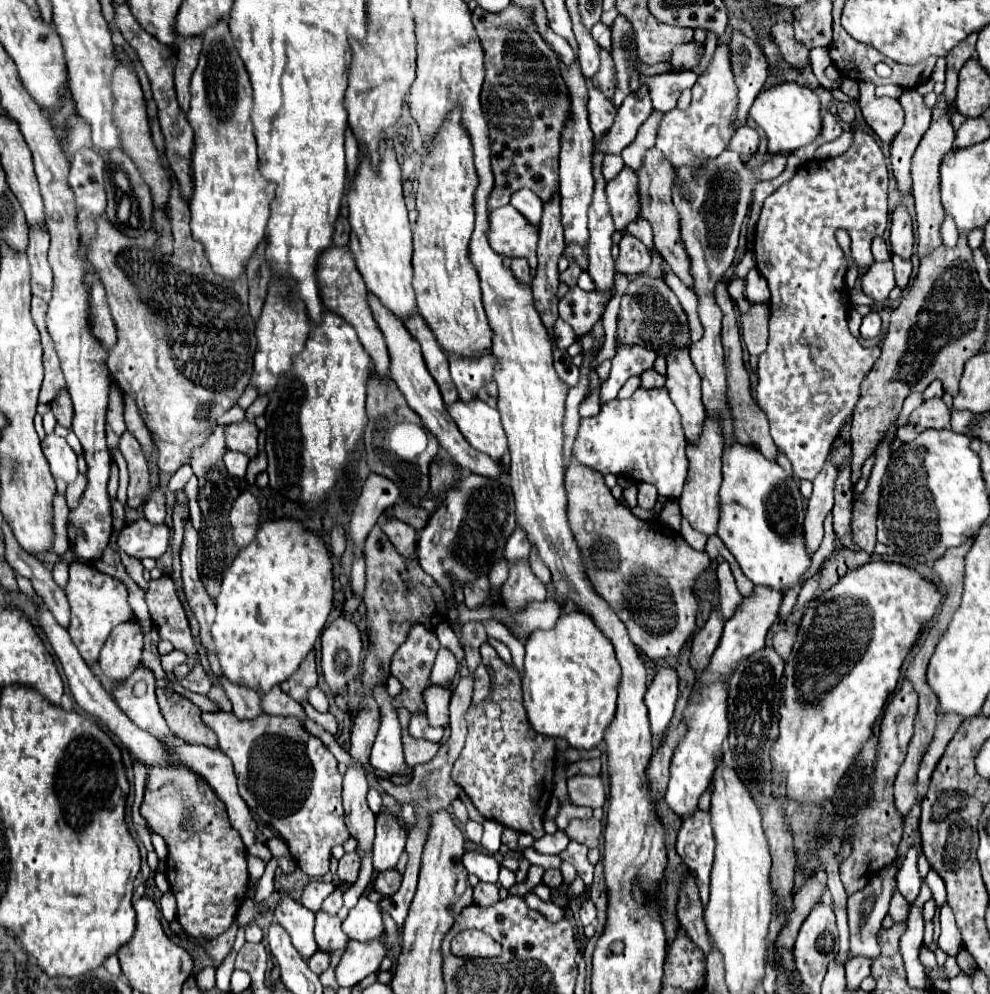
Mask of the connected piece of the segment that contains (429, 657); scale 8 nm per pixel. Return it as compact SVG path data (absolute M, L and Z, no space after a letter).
M414 626L410 632L408 632L408 638L406 642L396 650L396 654L392 656L392 662L390 662L390 674L396 676L404 690L400 692L400 696L394 698L394 706L404 706L408 708L412 714L416 710L424 710L424 702L422 702L422 690L430 686L428 682L428 676L430 676L430 670L432 670L432 664L434 664L434 658L440 650L440 642L436 638L434 632L426 630L424 626Z

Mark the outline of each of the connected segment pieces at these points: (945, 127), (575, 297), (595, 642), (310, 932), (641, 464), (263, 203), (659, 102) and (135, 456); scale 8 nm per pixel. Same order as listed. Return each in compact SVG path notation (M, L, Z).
M942 116L930 124L930 130L918 144L918 150L912 158L912 182L914 182L914 198L916 198L916 222L918 222L918 256L924 258L938 246L942 246L940 224L944 220L944 210L940 204L940 180L938 166L946 152L954 148L954 128L948 116Z
M572 286L560 298L560 304L558 304L560 318L574 328L576 336L580 336L582 332L592 330L592 322L600 318L602 298L606 296L600 292L584 292L582 288Z
M570 612L562 616L554 630L536 630L526 640L526 660L524 660L524 708L530 726L544 736L564 738L572 748L592 750L604 740L604 730L614 718L620 664L614 654L612 642L594 626L594 622L582 612Z
M282 896L280 904L276 906L274 920L280 922L280 926L284 926L284 930L292 938L292 946L304 960L308 960L318 952L314 940L314 912L306 910L290 896Z
M638 388L630 398L626 400L612 400L606 406L602 406L600 414L594 418L582 418L578 436L574 442L574 454L578 462L602 472L602 474L614 474L614 476L628 476L634 482L648 482L654 484L658 494L670 500L680 498L682 486L686 482L688 474L688 458L686 458L686 438L680 426L680 414L674 408L668 390L666 388Z
M226 20L208 28L202 36L204 48L192 76L192 102L188 122L194 130L190 228L192 238L204 246L204 254L216 274L238 280L258 244L266 236L268 206L274 188L260 176L256 138L250 122L252 88L248 72L232 44Z
M690 70L663 73L660 76L640 74L640 84L648 86L653 108L660 112L668 112L676 108L676 100L680 92L686 88L692 88L694 82L696 82L696 74Z
M124 432L120 438L120 452L124 454L128 462L128 472L130 472L130 486L128 486L128 506L130 508L140 508L148 494L152 492L150 484L150 468L148 462L142 454L140 444L136 442L132 432Z

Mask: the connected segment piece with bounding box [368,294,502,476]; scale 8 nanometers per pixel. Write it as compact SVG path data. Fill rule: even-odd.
M368 294L368 302L370 302L370 308L372 308L372 314L386 338L386 344L388 344L388 352L390 352L390 374L392 374L392 380L396 382L398 390L404 394L408 406L422 418L422 424L426 426L426 430L430 430L440 446L446 450L446 454L462 468L470 470L472 474L480 474L480 476L500 476L502 474L502 466L498 462L494 462L490 456L474 450L466 440L464 436L460 434L456 422L452 420L452 416L448 414L444 402L442 402L442 396L440 396L440 390L434 382L434 378L430 376L426 364L424 364L424 358L420 354L420 344L416 342L416 338L412 338L412 334L408 334L406 326L394 316L394 314L388 314L388 310L384 310L384 306L380 306L380 300L372 294Z

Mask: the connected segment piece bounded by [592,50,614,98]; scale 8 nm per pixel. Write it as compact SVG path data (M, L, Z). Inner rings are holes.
M602 50L600 58L602 58L600 72L598 72L596 76L592 76L592 80L594 80L594 84L596 84L596 86L598 86L598 88L608 96L608 98L612 98L612 94L614 94L614 84L612 84L614 62L612 62L612 58L610 58L610 54L608 54L606 50Z

